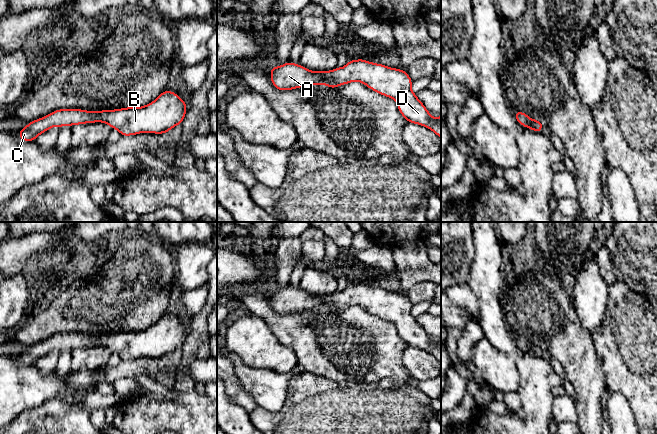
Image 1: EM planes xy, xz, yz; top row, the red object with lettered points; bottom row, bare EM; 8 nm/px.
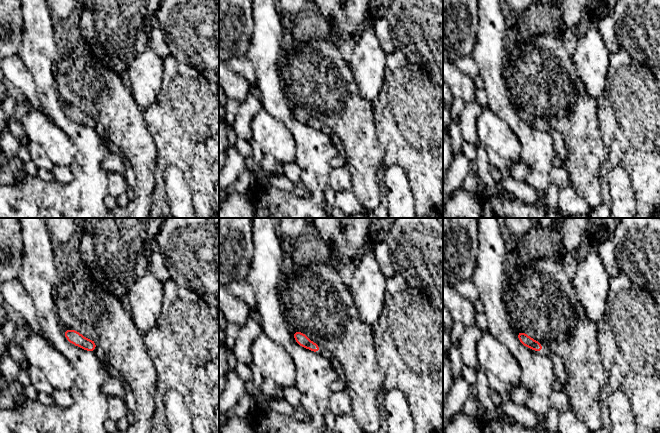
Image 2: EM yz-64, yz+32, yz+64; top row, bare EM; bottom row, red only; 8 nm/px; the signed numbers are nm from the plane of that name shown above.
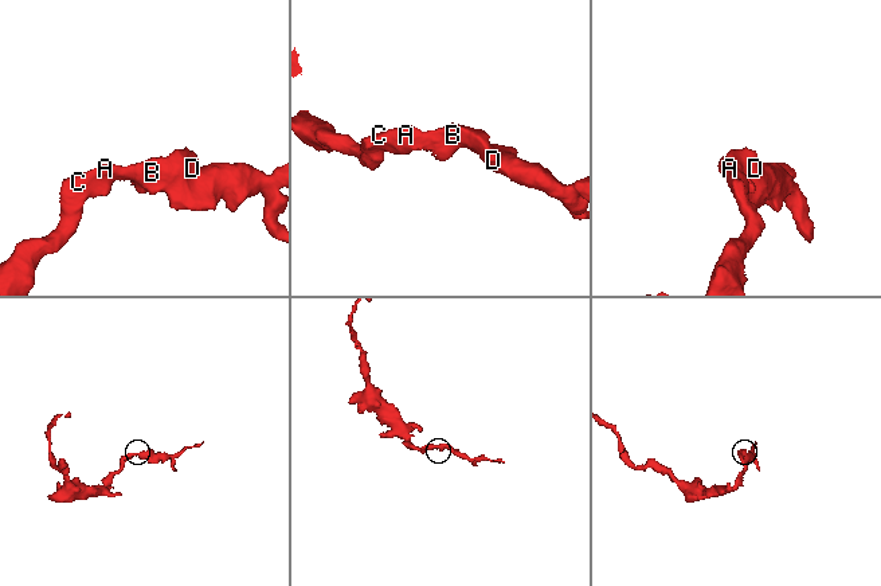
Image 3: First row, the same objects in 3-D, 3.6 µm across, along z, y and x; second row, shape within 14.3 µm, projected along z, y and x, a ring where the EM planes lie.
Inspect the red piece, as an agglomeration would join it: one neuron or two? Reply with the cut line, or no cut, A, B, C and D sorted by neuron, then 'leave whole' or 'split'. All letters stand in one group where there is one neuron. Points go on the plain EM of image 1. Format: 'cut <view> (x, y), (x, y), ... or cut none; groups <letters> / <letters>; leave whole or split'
cut none; groups A B C D; leave whole

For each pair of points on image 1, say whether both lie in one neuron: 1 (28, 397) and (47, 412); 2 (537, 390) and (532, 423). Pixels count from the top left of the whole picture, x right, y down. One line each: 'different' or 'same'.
1: different
2: same

